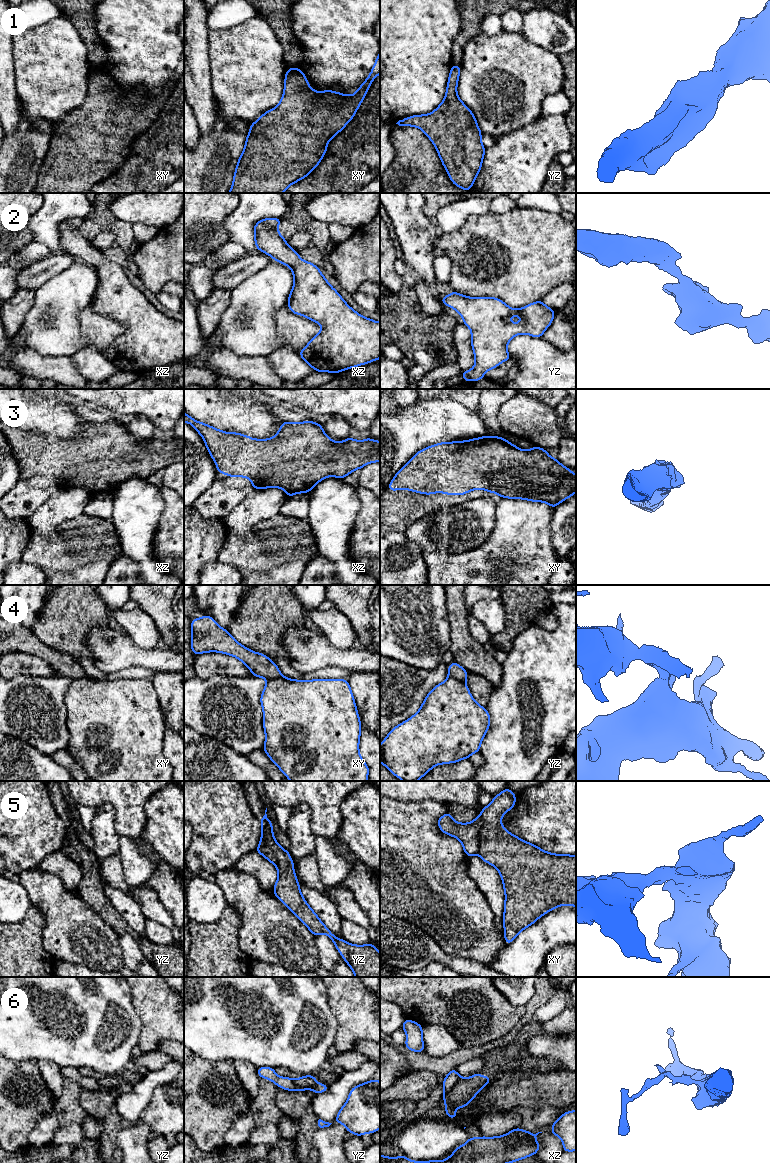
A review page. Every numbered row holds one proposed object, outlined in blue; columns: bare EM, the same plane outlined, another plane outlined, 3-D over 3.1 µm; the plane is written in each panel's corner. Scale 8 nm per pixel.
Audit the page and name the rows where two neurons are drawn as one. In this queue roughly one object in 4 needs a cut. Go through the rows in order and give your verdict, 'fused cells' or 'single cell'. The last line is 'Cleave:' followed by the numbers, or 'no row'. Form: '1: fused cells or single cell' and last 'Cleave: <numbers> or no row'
1: single cell
2: single cell
3: single cell
4: fused cells
5: fused cells
6: fused cells
Cleave: 4, 5, 6

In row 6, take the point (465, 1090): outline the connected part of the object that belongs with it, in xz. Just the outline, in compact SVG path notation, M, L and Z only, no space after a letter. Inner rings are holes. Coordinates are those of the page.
M480 1073L468 1078L459 1077L456 1085L446 1095L446 1101L453 1108L466 1107L491 1080L491 1077L481 1076Z

